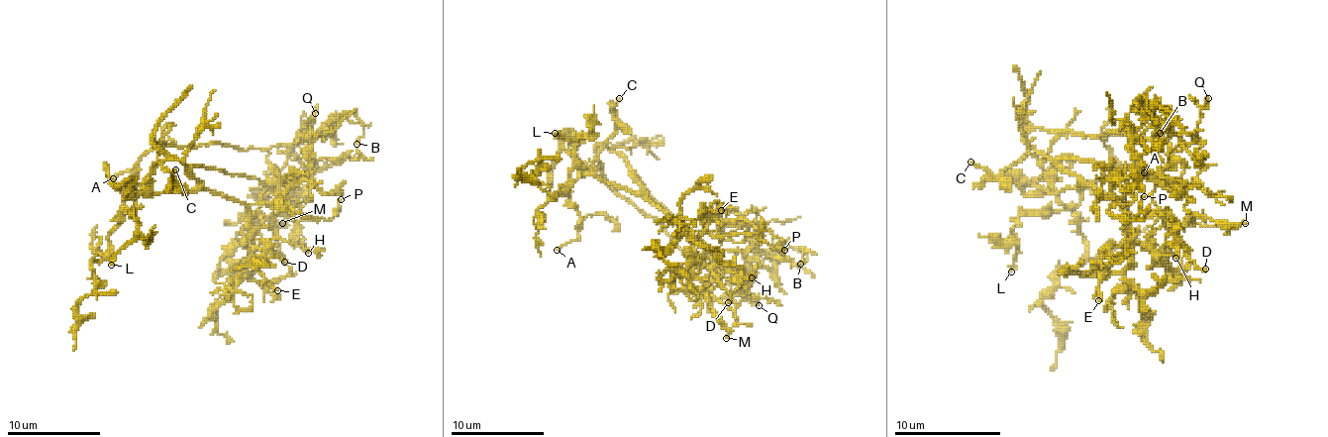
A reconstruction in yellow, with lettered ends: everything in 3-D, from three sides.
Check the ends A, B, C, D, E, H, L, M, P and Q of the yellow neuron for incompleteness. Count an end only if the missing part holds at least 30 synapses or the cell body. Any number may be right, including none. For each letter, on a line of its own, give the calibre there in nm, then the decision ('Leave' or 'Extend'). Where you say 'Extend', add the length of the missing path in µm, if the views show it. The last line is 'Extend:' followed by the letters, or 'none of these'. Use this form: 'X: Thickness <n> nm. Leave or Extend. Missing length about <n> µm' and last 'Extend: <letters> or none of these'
A: Thickness 190 nm. Leave
B: Thickness 100 nm. Leave
C: Thickness 170 nm. Leave
D: Thickness 150 nm. Leave
E: Thickness 150 nm. Leave
H: Thickness 280 nm. Leave
L: Thickness 240 nm. Leave
M: Thickness 200 nm. Leave
P: Thickness 200 nm. Leave
Q: Thickness 190 nm. Leave
Extend: none of these

